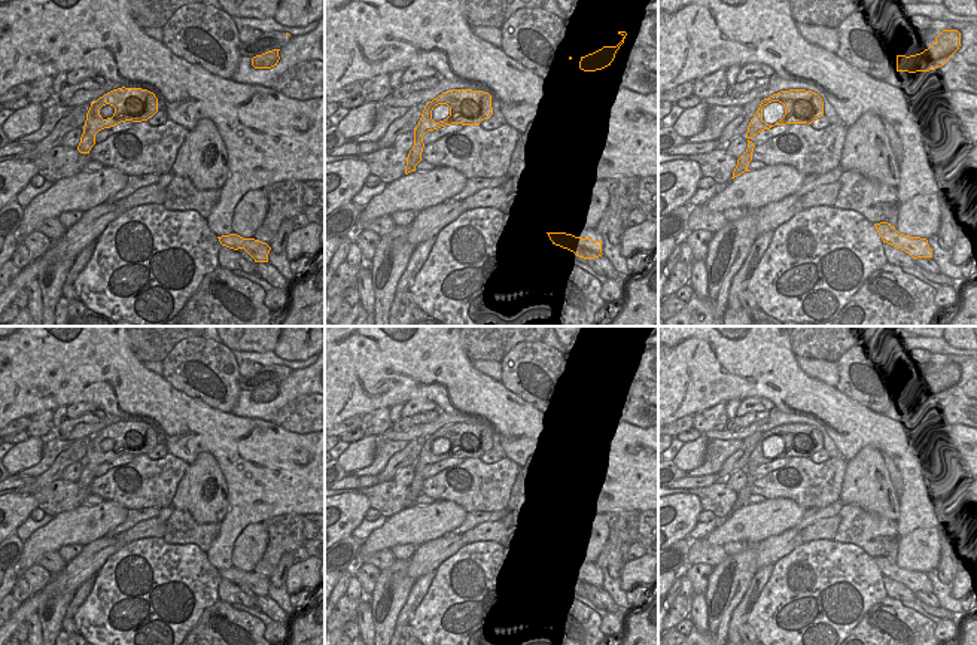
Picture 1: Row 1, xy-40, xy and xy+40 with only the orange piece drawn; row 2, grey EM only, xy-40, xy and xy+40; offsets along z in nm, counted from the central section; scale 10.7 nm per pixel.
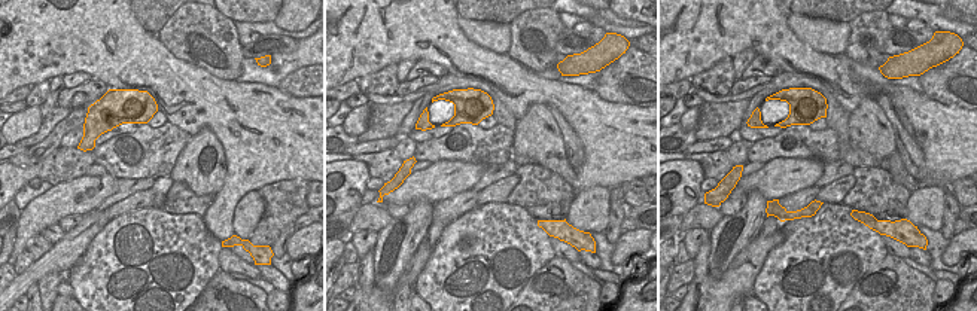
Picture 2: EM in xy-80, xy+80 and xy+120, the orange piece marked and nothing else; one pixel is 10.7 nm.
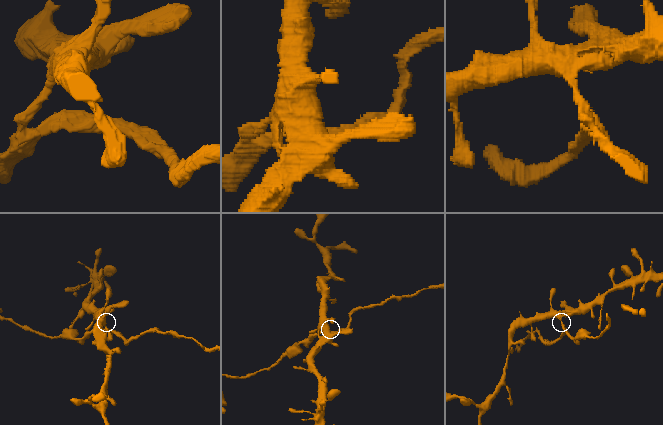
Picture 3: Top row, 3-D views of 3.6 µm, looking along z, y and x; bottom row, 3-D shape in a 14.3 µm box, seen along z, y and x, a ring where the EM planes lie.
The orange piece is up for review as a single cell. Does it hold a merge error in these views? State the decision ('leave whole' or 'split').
split

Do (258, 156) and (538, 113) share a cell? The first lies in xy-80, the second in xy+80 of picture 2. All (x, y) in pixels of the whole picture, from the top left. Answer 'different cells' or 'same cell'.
different cells

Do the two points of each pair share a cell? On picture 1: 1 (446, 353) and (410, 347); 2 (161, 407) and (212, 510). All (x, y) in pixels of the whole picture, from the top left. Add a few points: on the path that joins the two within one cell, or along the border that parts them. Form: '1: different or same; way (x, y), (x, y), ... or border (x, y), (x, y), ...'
1: same; way (437, 353), (419, 353)
2: different; border (189, 464), (207, 452), (222, 477)

